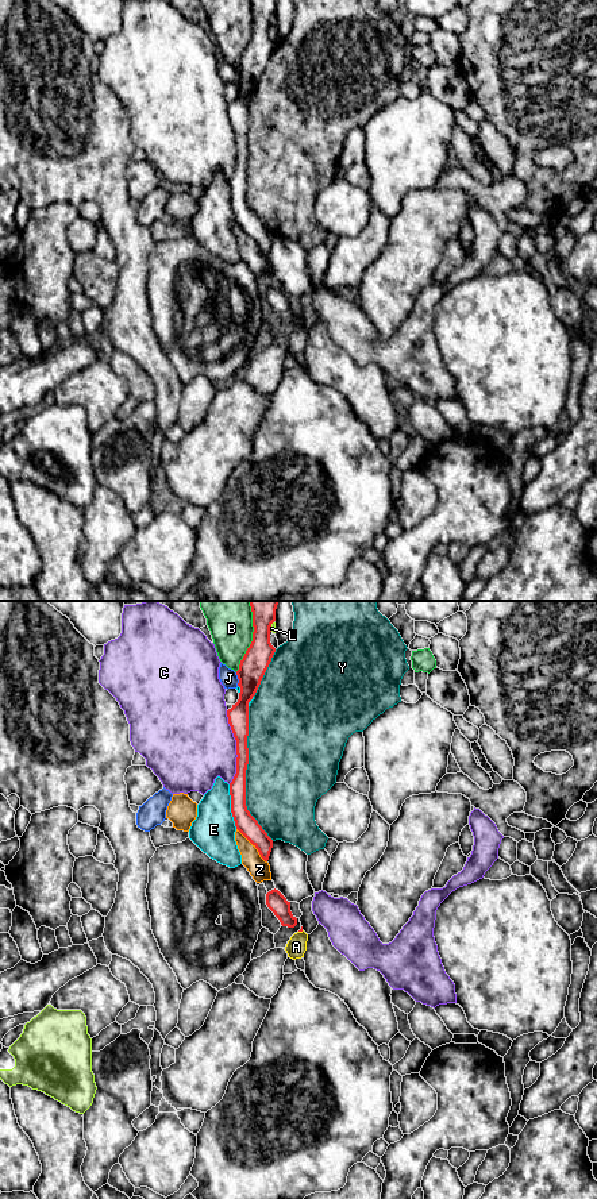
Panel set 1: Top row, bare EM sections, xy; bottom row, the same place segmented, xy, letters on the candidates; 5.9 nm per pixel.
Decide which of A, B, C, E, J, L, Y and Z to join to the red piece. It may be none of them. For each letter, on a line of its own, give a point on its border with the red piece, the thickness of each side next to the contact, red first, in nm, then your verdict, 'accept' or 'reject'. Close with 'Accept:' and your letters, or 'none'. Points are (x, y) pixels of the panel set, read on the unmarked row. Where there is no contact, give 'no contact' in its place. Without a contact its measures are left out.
A: meets red in xy at (300, 326); 20 nm thick on the red side, 120 nm on the other; reject
B: meets red in xy at (253, 34); 160 nm thick on the red side, 260 nm on the other; reject
C: meets red in xy at (237, 142); 130 nm thick on the red side, 460 nm on the other; reject
E: meets red in xy at (231, 201); 120 nm thick on the red side, 260 nm on the other; reject
J: meets red in xy at (238, 73); 160 nm thick on the red side, 110 nm on the other; reject
L: meets red in xy at (270, 20); 160 nm thick on the red side, 30 nm on the other; reject
Y: meets red in xy at (245, 169); 100 nm thick on the red side, 480 nm on the other; reject
Z: meets red in xy at (253, 239); 120 nm thick on the red side, 120 nm on the other; reject
Accept: none

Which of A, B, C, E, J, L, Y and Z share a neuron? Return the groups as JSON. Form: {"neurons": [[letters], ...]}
{"neurons": [["A"], ["B"], ["C"], ["E"], ["J"], ["L"], ["Y"], ["Z"]]}

